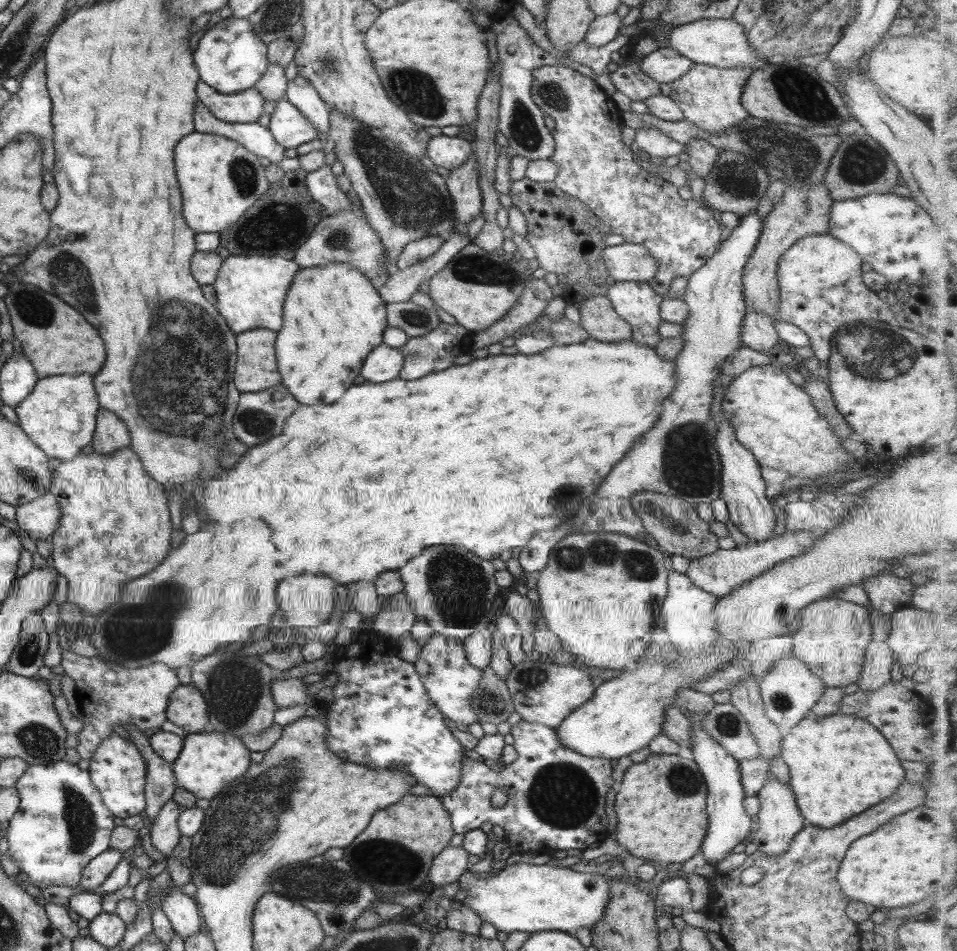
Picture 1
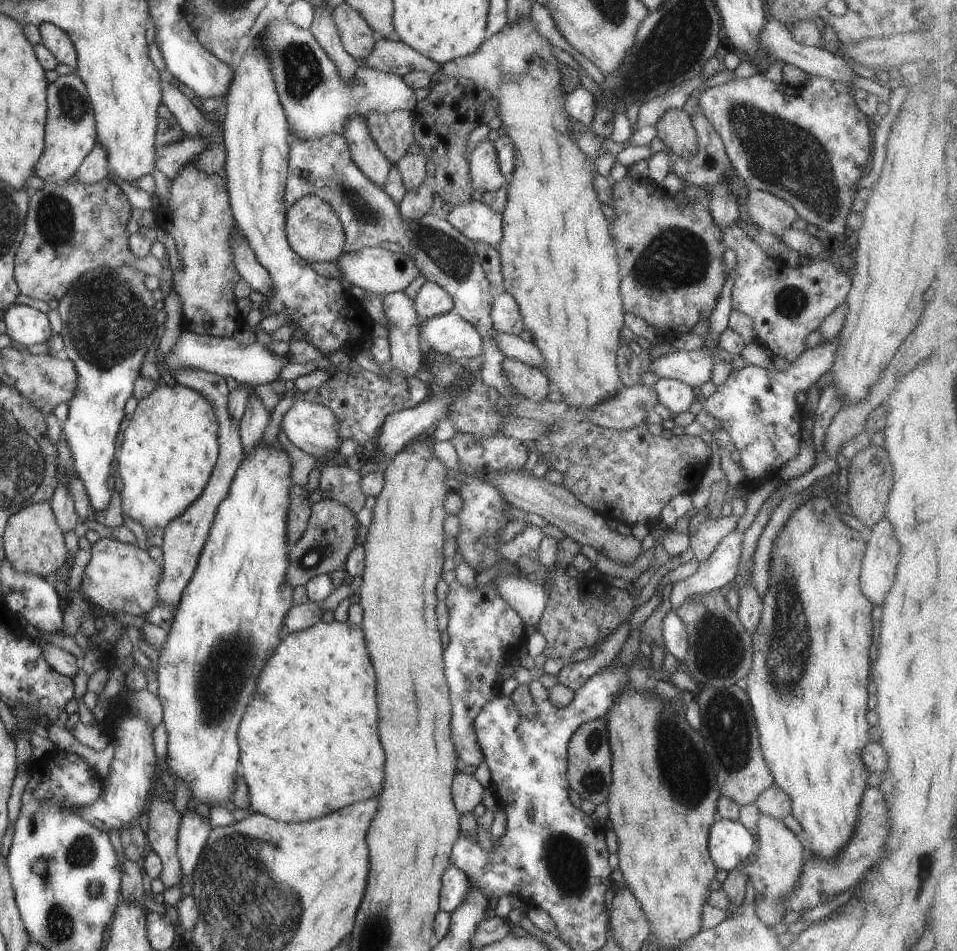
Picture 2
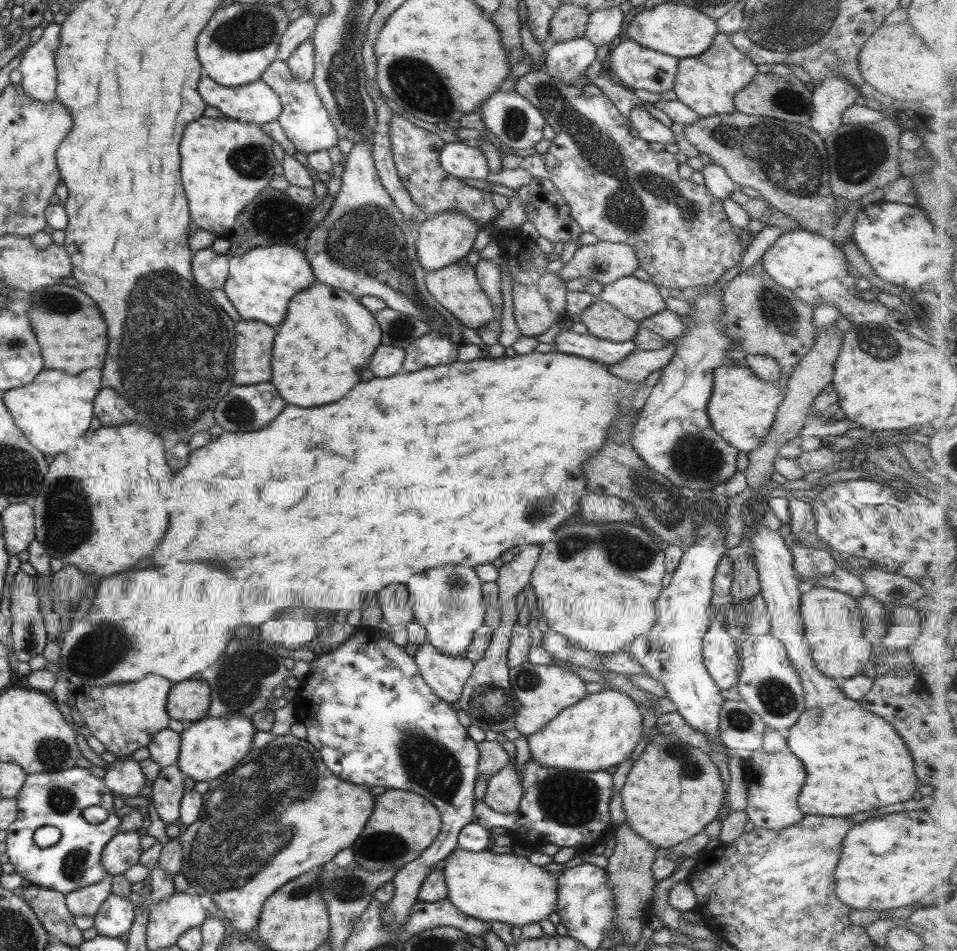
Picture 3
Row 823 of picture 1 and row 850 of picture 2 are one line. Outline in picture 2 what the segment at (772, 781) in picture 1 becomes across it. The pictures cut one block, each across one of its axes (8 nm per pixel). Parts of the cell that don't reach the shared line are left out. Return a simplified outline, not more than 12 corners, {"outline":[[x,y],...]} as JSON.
{"outline":[[759,815],[746,871],[764,925],[779,923],[805,850],[781,820]]}

